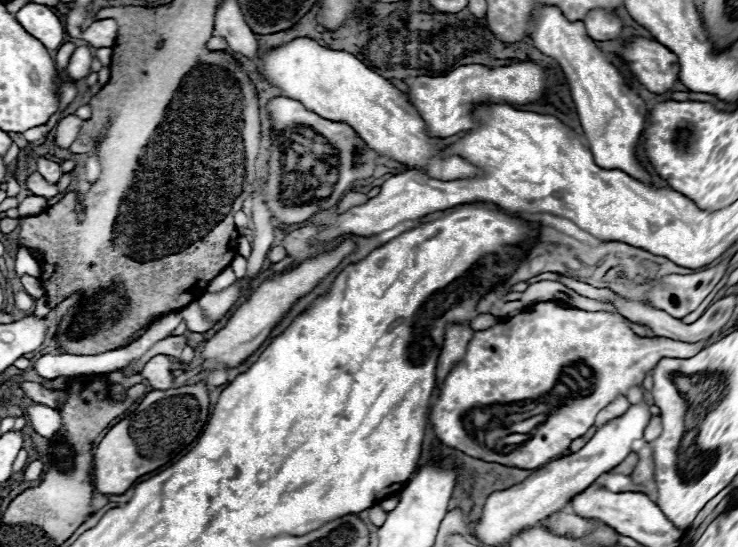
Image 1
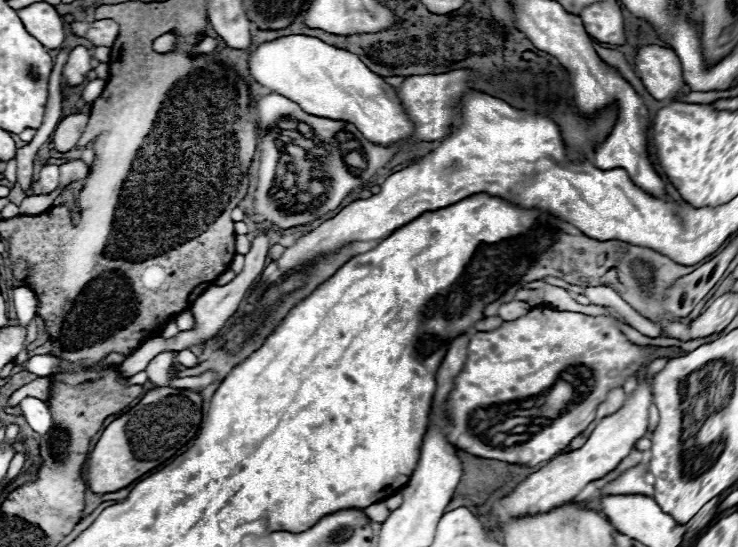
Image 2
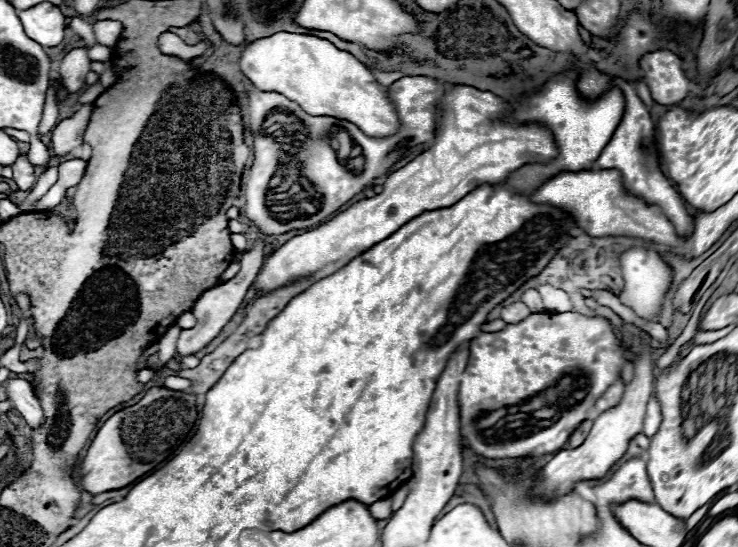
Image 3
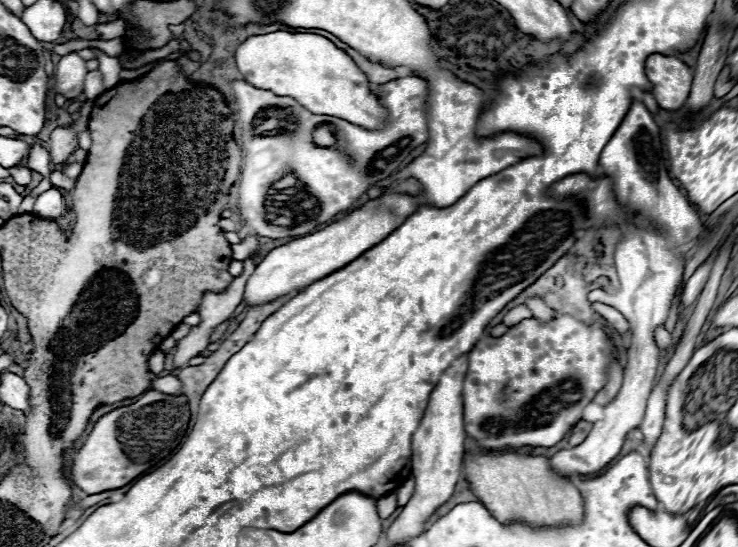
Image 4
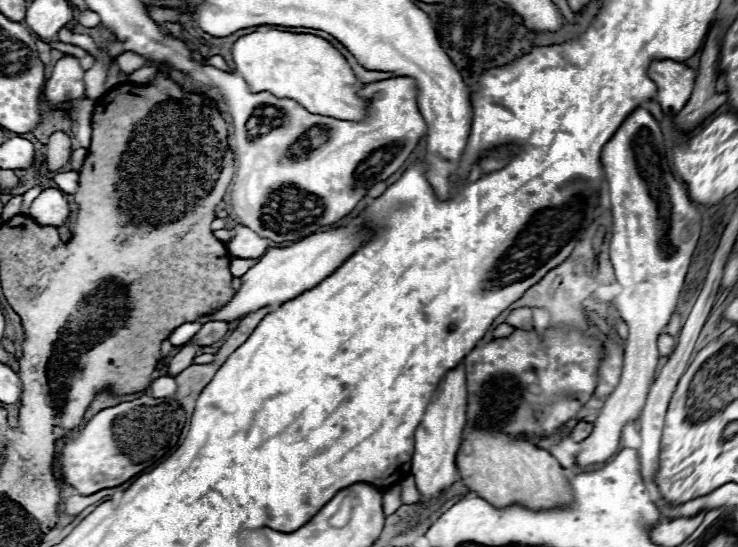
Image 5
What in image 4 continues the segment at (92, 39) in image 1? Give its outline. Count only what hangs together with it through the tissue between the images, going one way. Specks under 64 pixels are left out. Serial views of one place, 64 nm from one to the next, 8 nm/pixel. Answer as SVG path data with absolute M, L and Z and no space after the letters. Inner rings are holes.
M106 22L106 24L98 24L96 32L100 34L100 40L112 40L112 38L120 38L124 30L124 22Z

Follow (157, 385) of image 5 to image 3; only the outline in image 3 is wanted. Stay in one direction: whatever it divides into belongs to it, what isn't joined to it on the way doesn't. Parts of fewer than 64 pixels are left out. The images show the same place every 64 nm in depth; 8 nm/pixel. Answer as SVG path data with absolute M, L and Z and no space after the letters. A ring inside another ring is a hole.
M168 376L168 378L164 378L164 384L162 384L164 388L168 388L168 390L188 390L190 388L190 382L186 380L186 378L180 378L180 376Z

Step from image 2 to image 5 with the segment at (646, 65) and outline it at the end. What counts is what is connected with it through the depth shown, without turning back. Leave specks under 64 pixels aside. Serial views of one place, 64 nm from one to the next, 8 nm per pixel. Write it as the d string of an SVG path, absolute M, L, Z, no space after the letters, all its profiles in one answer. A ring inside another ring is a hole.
M654 60L648 74L658 86L656 100L662 106L662 112L670 116L678 114L692 96L696 72L680 62Z

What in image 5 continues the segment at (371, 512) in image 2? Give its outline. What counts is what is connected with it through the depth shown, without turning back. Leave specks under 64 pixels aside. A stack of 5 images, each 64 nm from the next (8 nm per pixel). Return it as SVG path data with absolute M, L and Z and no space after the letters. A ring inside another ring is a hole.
M396 484L384 492L384 514L386 516L394 514L398 510L398 506L400 506L400 484Z

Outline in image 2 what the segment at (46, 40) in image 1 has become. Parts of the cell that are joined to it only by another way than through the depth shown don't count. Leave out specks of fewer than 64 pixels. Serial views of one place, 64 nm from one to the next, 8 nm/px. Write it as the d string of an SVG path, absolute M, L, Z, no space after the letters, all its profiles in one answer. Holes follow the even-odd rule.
M48 2L30 4L18 10L18 16L24 22L28 34L32 34L40 44L44 44L48 50L60 48L64 40L64 26L60 14L52 4Z

